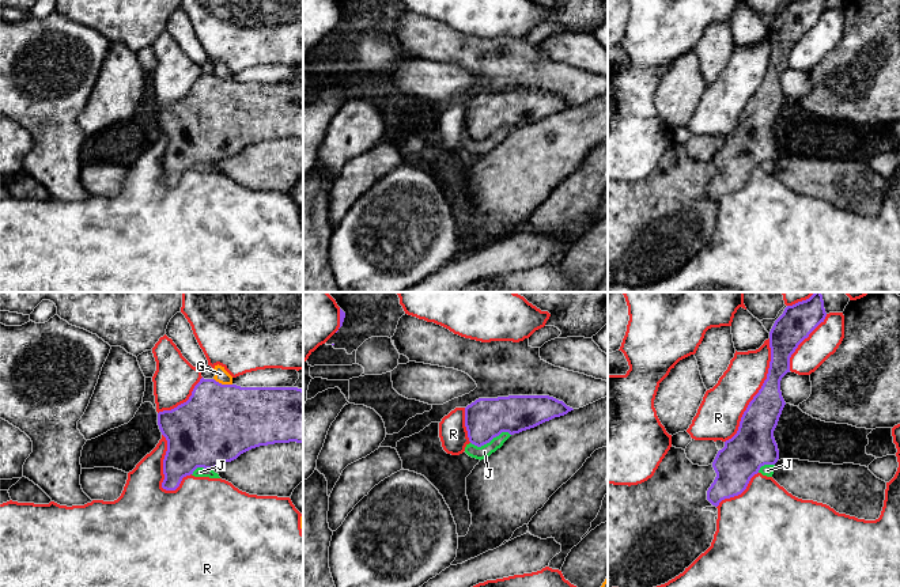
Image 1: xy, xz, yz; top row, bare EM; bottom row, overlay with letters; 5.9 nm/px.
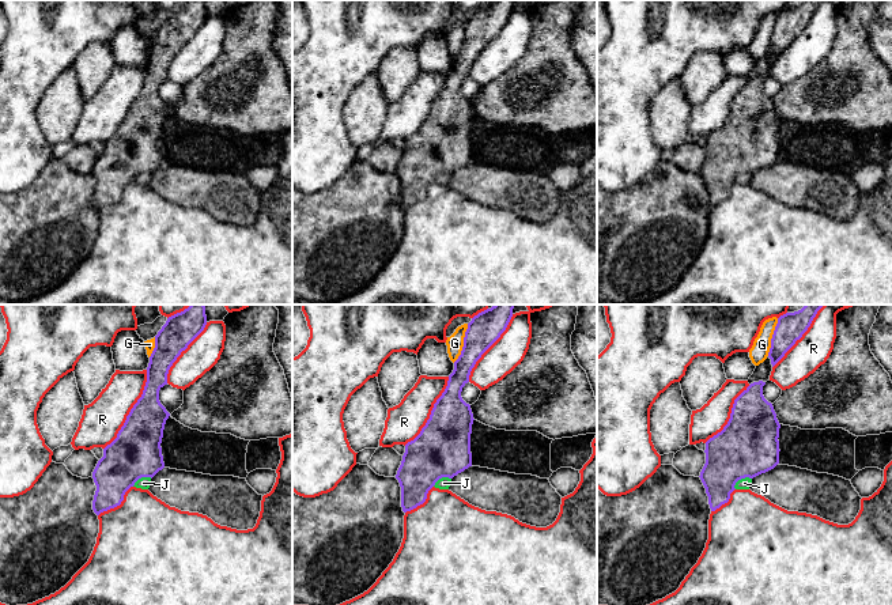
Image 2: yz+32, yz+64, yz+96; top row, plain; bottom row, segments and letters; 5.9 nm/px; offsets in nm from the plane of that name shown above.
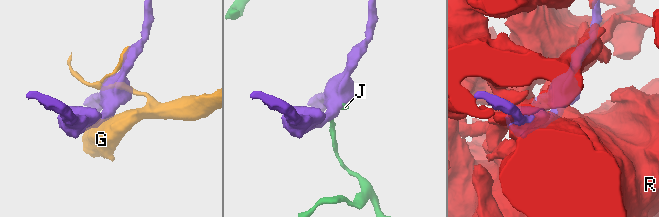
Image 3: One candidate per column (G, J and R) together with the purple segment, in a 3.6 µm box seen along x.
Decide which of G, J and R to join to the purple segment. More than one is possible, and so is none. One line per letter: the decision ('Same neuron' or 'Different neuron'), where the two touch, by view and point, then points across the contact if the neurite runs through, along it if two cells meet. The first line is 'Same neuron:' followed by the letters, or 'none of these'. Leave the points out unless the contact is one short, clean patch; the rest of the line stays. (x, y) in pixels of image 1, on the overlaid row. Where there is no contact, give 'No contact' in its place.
Same neuron: none of these
G: Different neuron. Touches purple at xy (223, 385)
J: Different neuron. Touches purple at xz (490, 440)
R: Different neuron. Touches purple at yz (759, 392)

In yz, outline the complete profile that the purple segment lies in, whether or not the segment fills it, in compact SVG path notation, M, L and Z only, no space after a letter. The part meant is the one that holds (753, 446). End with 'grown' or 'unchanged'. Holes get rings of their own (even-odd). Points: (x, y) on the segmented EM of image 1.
M814 292L809 299L787 306L775 321L769 332L767 379L744 412L737 433L725 442L712 462L716 477L707 491L712 505L741 495L761 466L778 462L774 431L786 405L780 380L790 372L791 355L825 317L823 295Z; unchanged

